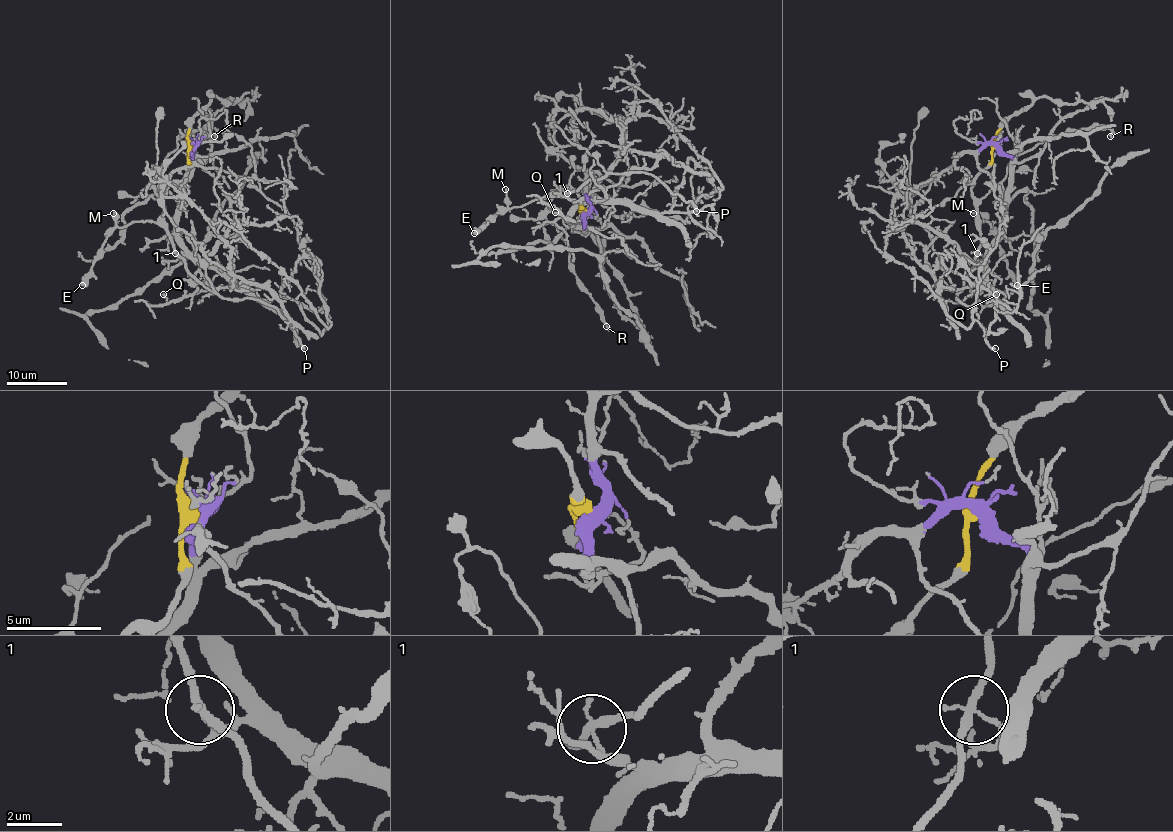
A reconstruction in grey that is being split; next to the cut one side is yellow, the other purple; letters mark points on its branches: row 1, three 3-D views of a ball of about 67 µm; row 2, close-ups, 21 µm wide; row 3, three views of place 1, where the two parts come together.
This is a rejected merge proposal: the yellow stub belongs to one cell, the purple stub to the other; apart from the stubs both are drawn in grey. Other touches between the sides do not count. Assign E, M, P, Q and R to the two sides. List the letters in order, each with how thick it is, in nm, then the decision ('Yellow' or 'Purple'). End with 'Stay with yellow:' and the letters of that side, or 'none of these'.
E: Thickness 550 nm. Yellow
M: Thickness 160 nm. Yellow
P: Thickness 220 nm. Yellow
Q: Thickness 130 nm. Purple
R: Thickness 160 nm. Yellow
Stay with yellow: E, M, P, R

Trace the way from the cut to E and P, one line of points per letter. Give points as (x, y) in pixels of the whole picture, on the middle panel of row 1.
E: (584, 211), (580, 207), (580, 196), (574, 190), (559, 187), (547, 196), (499, 211), (473, 234)
P: (584, 211), (574, 190), (559, 187), (559, 196), (604, 175), (647, 172), (691, 202), (697, 211)

